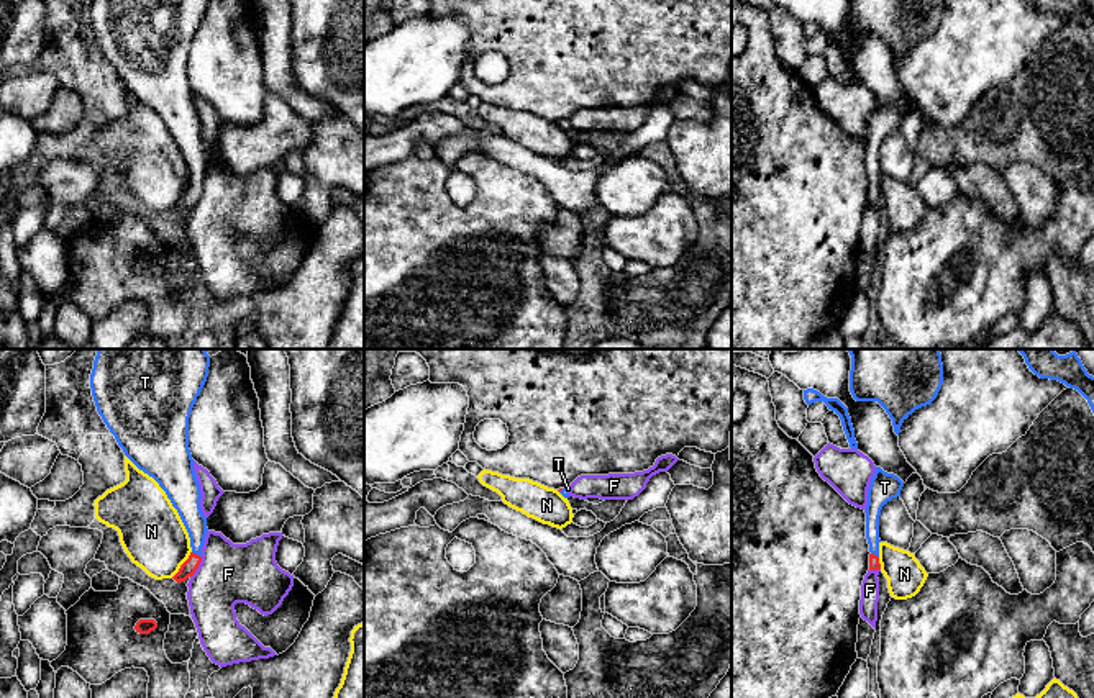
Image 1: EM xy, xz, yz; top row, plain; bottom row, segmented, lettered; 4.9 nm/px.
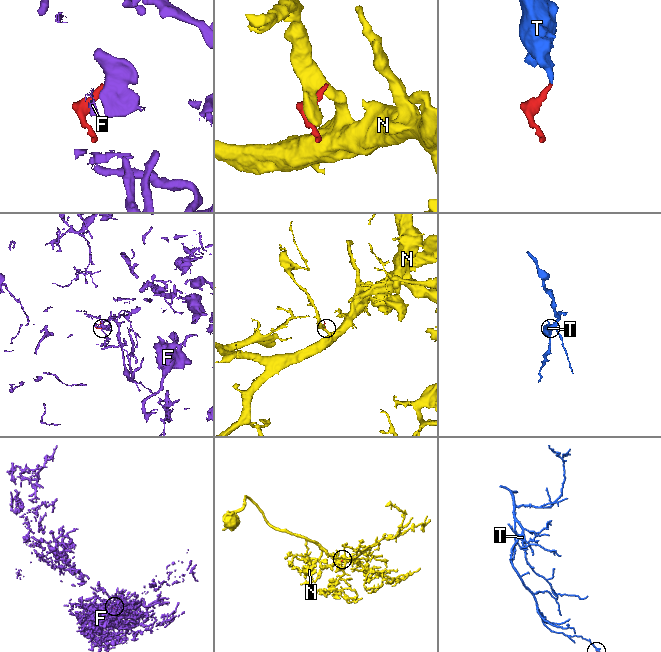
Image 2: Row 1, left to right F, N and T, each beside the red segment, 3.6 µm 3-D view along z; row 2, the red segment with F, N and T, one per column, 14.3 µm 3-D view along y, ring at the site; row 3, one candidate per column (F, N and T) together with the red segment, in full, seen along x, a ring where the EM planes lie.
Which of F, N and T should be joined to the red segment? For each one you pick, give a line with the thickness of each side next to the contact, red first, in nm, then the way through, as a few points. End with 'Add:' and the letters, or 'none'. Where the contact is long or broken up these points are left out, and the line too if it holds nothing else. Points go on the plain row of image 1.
T: 80 nm thick on the red side, 120 nm on the other; runs through xy (187, 202), (196, 187), (196, 156), (187, 138)
Add: T

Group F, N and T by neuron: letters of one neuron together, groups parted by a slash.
F N / T

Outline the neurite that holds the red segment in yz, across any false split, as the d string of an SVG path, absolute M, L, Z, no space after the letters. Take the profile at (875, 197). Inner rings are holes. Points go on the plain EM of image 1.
M876 100L874 110L868 121L866 138L866 172L869 177L869 203L879 203L879 149L882 139L892 131L900 129L904 115L894 108Z

